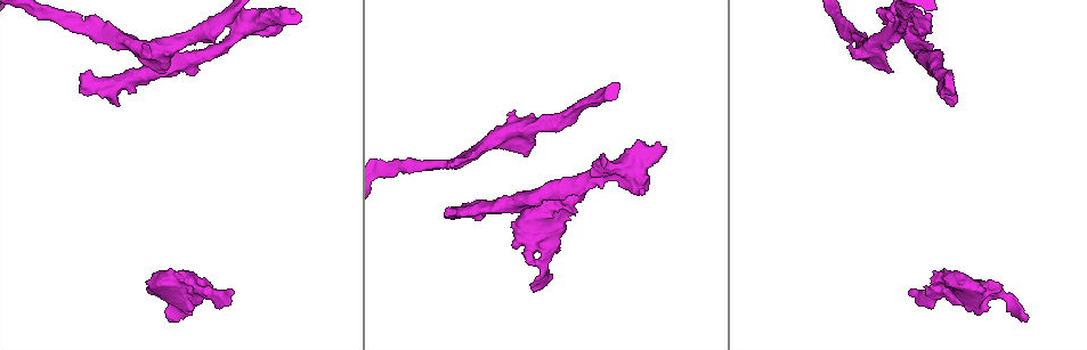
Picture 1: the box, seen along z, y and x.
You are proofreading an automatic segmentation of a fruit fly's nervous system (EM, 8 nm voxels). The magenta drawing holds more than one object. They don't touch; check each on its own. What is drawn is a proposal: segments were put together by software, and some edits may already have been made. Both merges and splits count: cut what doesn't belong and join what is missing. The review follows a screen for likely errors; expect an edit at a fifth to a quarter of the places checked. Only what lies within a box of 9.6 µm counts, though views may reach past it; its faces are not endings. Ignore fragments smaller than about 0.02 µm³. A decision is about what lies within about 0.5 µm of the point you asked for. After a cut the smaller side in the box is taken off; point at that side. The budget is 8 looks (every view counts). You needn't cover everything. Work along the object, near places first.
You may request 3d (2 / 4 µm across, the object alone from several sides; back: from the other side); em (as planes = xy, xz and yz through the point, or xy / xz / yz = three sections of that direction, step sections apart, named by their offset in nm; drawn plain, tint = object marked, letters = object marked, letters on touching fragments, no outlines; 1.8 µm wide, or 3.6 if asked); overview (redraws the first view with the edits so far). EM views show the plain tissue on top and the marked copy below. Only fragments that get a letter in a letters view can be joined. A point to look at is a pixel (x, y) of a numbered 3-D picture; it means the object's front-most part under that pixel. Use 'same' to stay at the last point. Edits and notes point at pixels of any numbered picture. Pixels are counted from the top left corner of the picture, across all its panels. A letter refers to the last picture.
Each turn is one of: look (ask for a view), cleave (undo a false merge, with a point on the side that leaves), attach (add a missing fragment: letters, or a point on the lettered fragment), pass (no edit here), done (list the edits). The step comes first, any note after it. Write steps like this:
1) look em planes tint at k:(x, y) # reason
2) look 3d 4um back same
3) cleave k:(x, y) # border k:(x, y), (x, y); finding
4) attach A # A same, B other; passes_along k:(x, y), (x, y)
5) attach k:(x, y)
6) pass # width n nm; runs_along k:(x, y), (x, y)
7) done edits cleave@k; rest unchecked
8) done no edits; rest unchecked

look em planes letters at 1:(293, 8) # stops while still wide

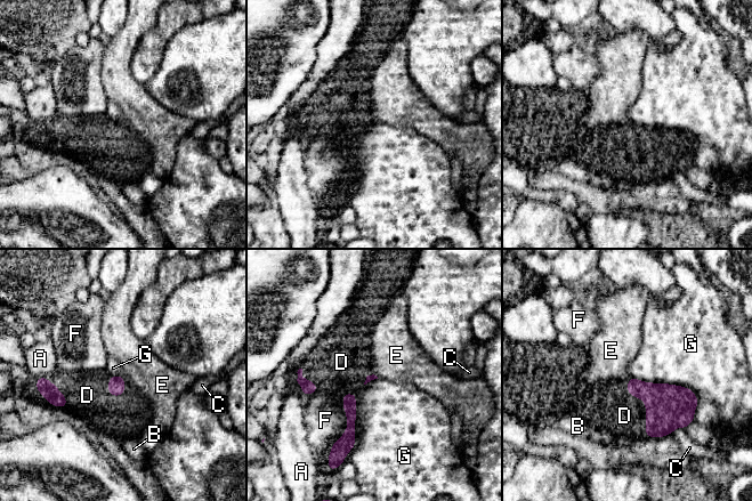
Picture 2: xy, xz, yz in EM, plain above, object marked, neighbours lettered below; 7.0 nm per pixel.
attach D # A other, B other, C other, D same, E other, F other, G other; passes_along 2:(668, 406), (646, 404), (624, 415); the neuron continues

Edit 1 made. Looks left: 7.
look em planes tint at 1:(86, 73) # branch stops here

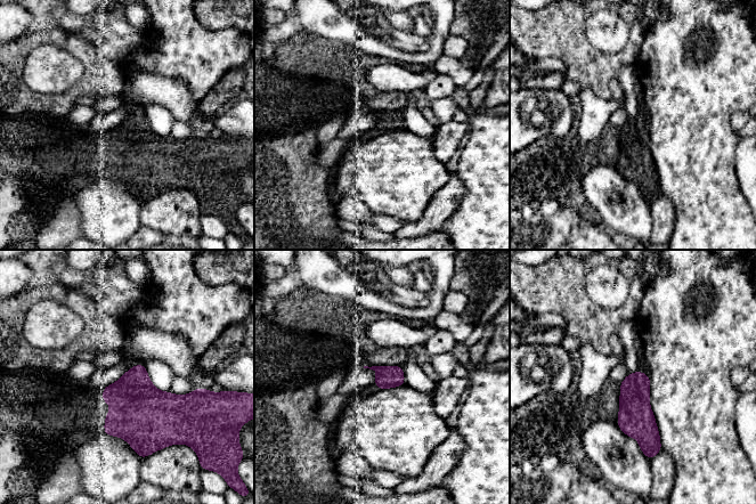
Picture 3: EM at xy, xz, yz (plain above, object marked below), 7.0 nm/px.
look em planes letters same

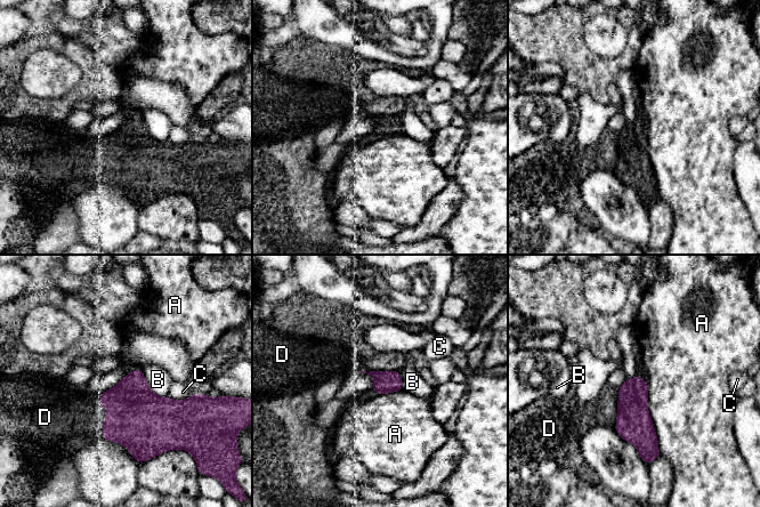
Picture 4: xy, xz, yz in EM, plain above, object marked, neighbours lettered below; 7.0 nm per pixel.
attach D # A other, B other, C other, D same; it goes on there

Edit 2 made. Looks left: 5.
look 3d 4um at 1:(1028, 318) # an open end

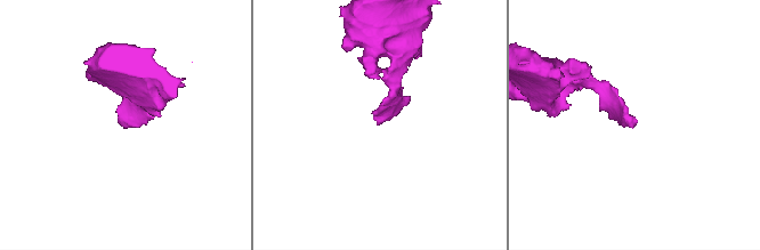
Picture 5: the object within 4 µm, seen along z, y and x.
look em planes letters at 5:(119, 120)

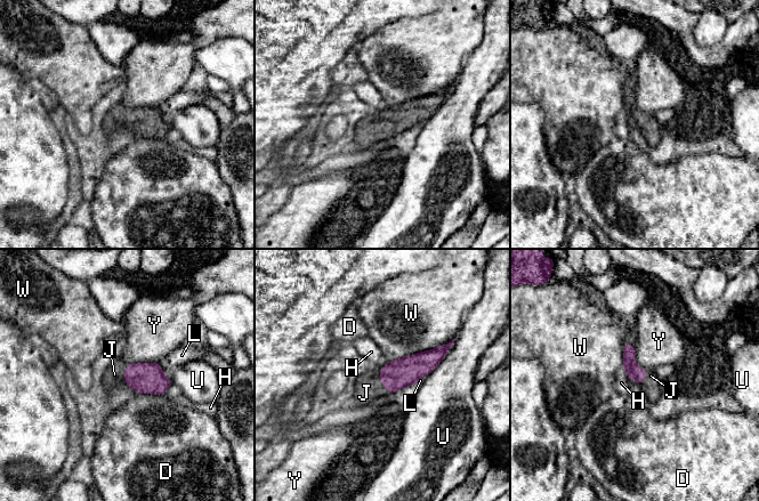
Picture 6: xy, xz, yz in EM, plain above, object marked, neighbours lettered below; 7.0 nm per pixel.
attach J # D other, H other, J same, L other, U other, W other, Y other; passes_along 6:(400, 373), (382, 384), (368, 388); the neuron continues

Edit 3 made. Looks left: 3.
done edits attach@2, attach@4, attach@6; rest unchecked

